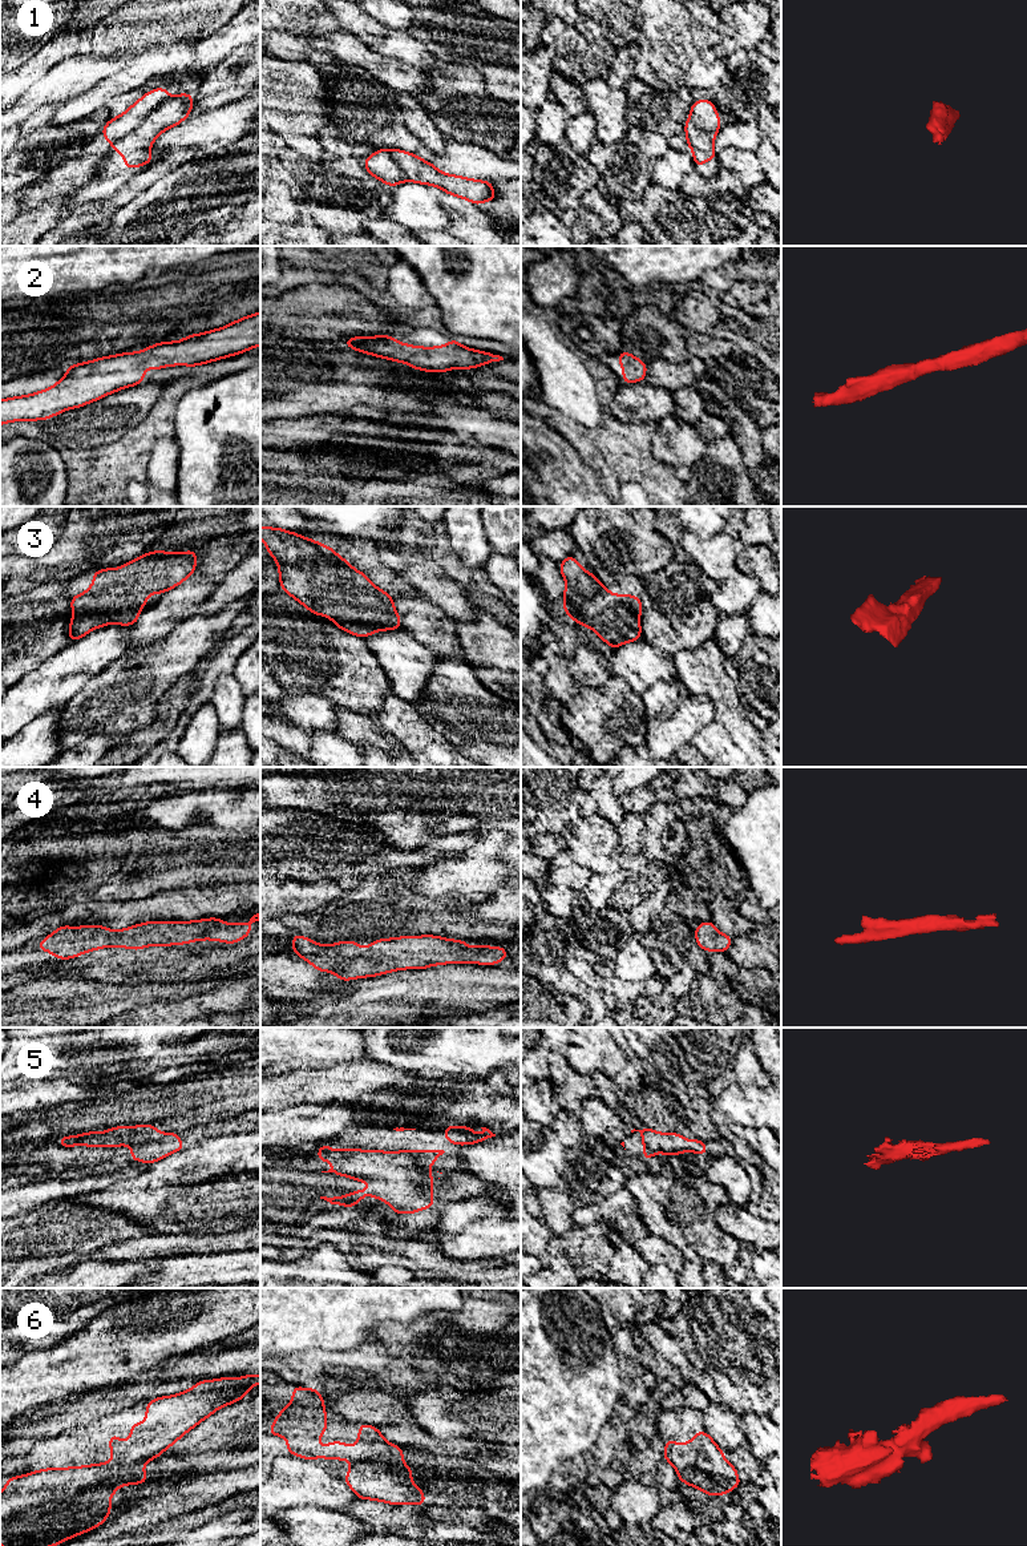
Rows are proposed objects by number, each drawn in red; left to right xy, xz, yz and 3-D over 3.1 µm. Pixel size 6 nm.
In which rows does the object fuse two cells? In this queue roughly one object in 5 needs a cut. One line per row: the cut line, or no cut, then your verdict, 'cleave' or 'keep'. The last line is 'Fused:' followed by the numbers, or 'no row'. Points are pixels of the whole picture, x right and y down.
1: cut xy (162, 101), (136, 128), (113, 145); cleave
2: cut none; keep
3: cut none; keep
4: cut none; keep
5: cut xy (165, 1134), (157, 1139), (133, 1146); cleave
6: cut none; keep
Fused: 1, 5

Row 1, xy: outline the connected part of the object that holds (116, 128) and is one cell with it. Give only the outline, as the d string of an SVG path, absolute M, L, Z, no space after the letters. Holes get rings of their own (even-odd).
M155 88L151 92L146 92L128 110L106 122L101 129L102 137L114 145L120 138L137 129L143 118L162 104L169 94L170 90L166 88Z

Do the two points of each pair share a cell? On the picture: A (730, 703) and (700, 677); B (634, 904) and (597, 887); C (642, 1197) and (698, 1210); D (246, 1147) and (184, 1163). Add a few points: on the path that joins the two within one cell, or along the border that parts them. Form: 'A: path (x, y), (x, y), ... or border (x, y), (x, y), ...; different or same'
A: path (723, 697), (707, 681); same
B: border (622, 870), (622, 880), (611, 893), (607, 905); different
C: path (655, 1193), (671, 1193), (684, 1199); same
D: path (230, 1154), (199, 1163); same

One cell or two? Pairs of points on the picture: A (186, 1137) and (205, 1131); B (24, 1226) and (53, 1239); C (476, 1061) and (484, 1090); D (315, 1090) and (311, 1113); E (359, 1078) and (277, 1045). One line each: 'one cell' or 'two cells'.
A: one cell
B: one cell
C: two cells
D: two cells
E: two cells

